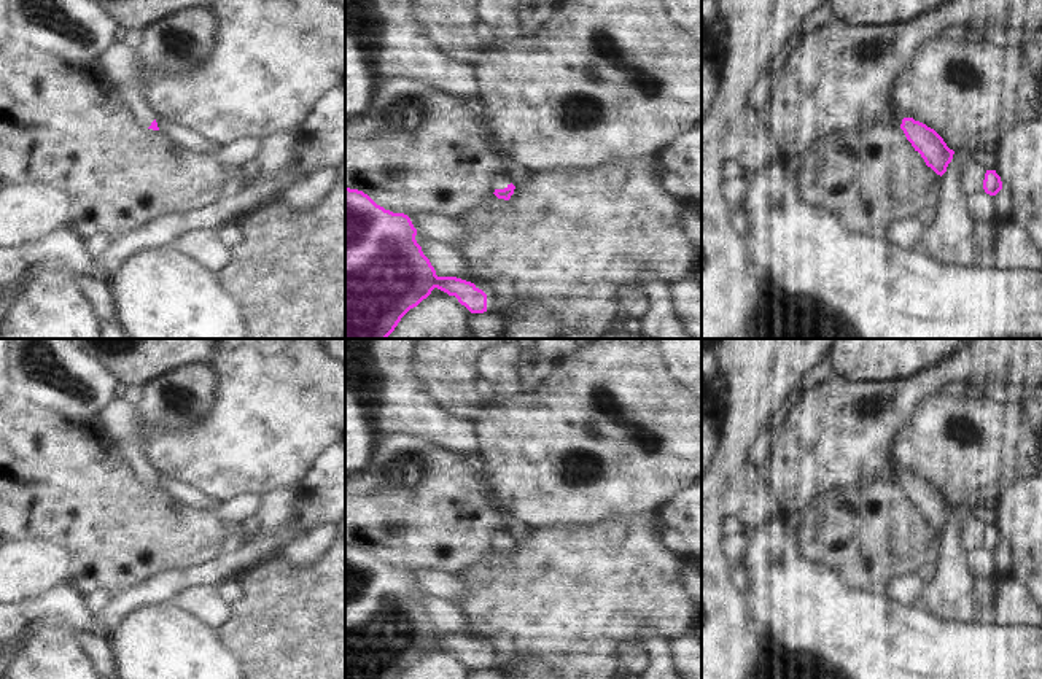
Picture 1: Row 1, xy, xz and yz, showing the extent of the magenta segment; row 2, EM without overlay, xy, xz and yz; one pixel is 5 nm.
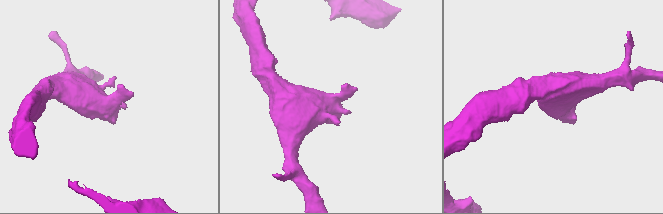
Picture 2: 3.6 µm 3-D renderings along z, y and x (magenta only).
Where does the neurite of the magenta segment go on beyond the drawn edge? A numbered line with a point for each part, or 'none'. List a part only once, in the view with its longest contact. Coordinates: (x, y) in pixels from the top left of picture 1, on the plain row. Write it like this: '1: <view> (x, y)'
1: xz (501, 538)

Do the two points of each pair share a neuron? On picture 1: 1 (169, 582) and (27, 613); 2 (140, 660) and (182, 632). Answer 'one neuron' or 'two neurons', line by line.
1: one neuron
2: one neuron

